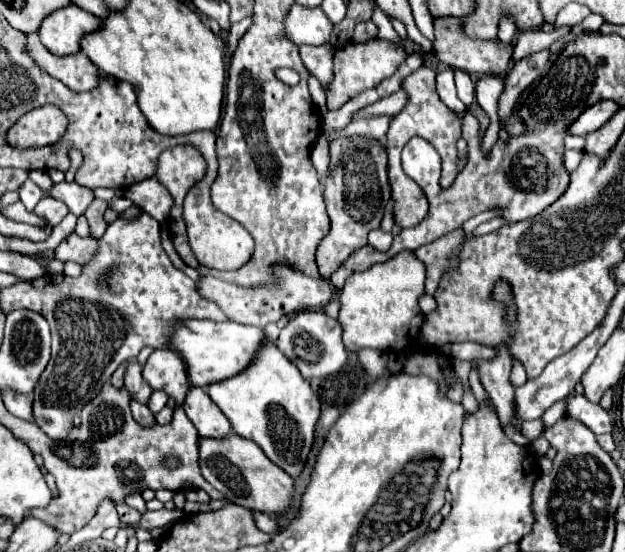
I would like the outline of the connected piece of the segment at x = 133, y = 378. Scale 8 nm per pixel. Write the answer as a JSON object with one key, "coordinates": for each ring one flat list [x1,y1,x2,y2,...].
{"coordinates":[[130,362,126,376,124,376,124,386,128,388,130,396,134,400,138,400,140,404,148,404,152,388,148,386,148,382,142,378,142,366,138,362]]}

